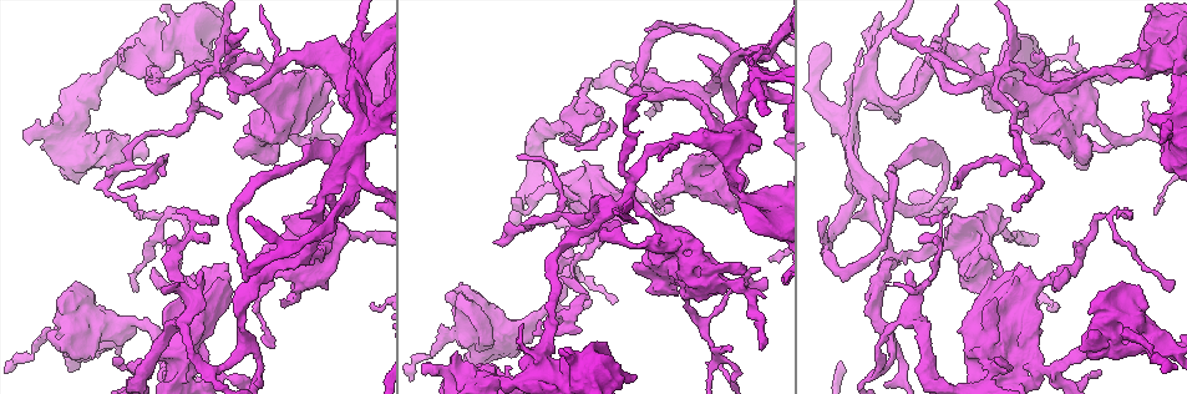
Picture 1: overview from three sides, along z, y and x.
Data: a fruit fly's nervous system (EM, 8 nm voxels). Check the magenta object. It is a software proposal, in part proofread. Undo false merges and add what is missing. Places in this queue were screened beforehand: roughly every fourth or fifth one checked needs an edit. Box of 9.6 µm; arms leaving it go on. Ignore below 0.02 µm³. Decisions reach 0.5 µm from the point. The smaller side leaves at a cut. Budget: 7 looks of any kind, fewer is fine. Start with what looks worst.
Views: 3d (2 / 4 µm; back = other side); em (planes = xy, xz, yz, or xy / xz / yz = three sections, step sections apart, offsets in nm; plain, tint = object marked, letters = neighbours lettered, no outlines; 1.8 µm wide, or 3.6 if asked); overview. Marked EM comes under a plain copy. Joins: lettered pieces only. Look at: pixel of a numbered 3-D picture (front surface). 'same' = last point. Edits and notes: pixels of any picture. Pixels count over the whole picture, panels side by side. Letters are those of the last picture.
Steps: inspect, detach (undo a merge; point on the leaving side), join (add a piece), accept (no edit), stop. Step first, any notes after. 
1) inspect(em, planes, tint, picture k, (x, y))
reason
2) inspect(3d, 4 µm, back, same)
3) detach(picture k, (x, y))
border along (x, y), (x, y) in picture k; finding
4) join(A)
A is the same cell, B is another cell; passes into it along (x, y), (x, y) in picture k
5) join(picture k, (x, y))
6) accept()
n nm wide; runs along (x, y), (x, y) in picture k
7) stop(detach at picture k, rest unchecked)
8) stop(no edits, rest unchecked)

inspect(em, yz, step 16, letters, picture 1, (991, 79))
a narrow waist

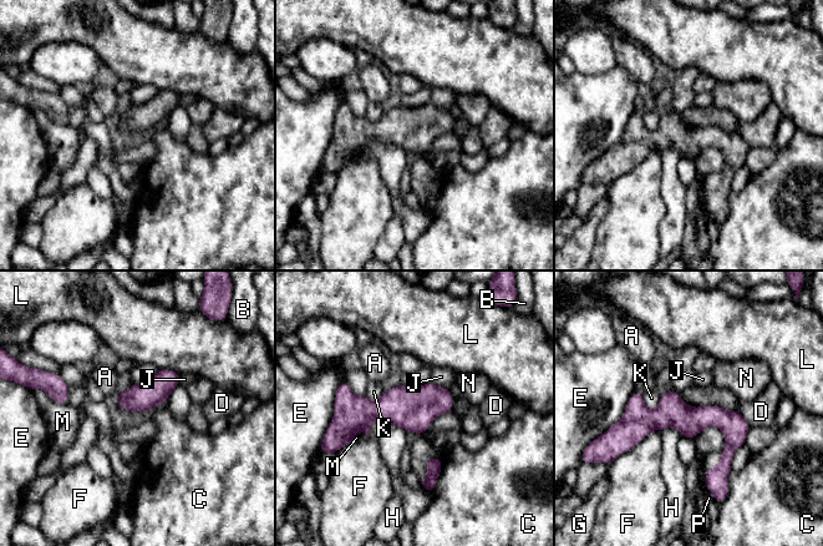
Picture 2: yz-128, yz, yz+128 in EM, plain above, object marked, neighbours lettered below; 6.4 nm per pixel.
accept()
A, B, C, D, E, F, G, H, J, K, L, M, N and P are other cells; border along (441, 455), (441, 473), (431, 493) in picture 2; one neuron here

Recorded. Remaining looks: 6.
inspect(3d, 2 µm, picture 1, (361, 94))
four arms meet

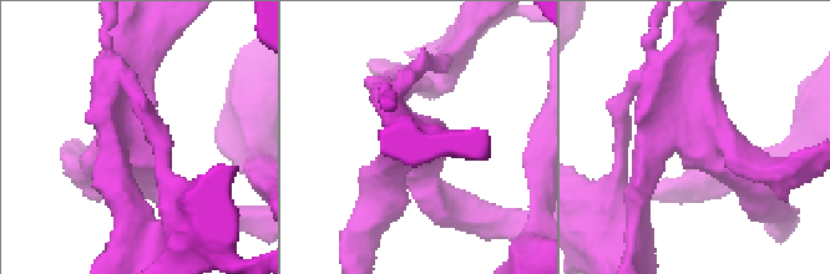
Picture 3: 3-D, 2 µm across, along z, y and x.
inspect(em, planes, letters, picture 3, (696, 144))

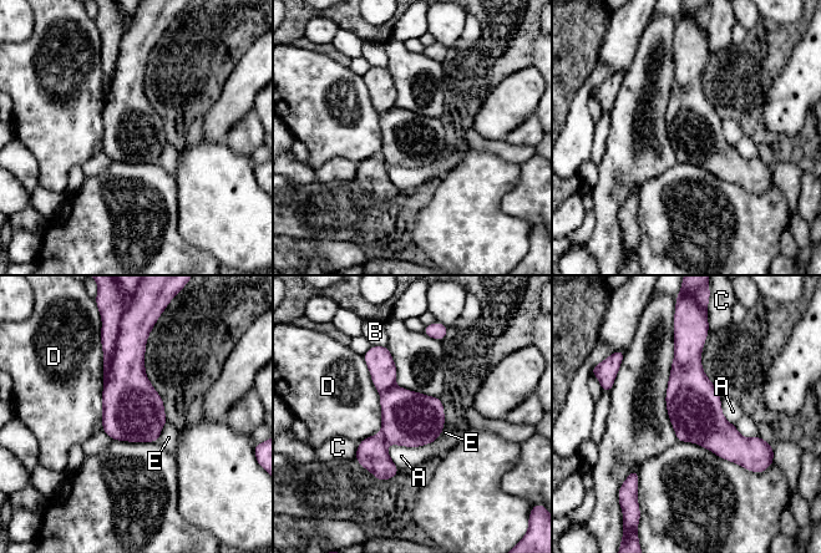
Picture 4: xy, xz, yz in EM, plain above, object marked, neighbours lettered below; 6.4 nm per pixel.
accept()
A, B, C, D and E are other cells; border along (437, 439), (420, 446), (385, 447) in picture 4; one neuron here

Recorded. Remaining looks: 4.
inspect(3d, 4 µm, picture 1, (316, 85))

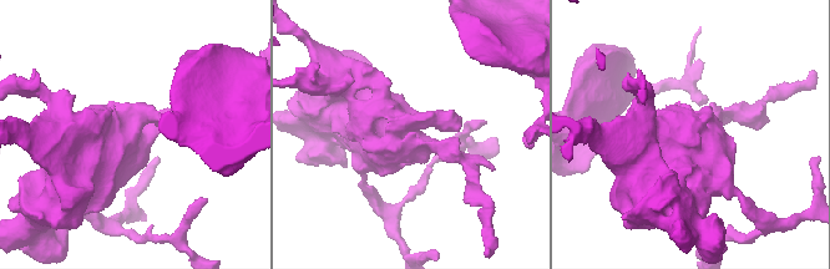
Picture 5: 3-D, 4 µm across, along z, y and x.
inspect(em, 3.6 µm, planes, letters, picture 5, (406, 129))
now the EM

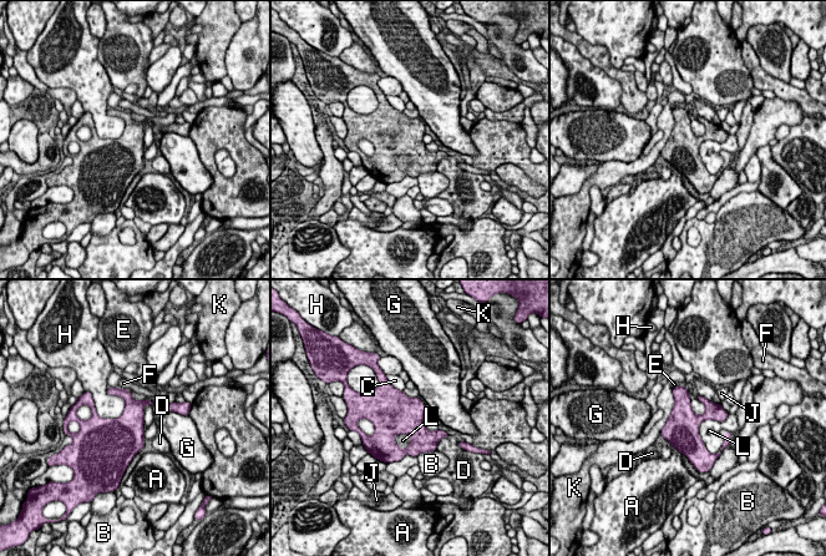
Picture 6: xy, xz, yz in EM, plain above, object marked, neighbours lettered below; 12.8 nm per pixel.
accept()
A, B, C, D, E, F, G, H, J, K and L are other cells; one neuron here

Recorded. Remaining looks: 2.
stop(no edits, rest unchecked)

